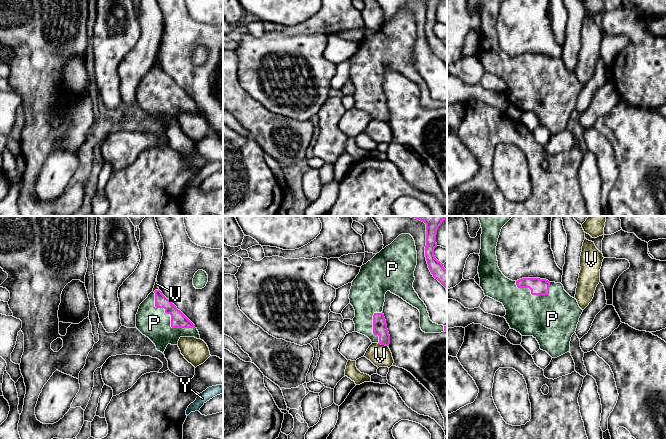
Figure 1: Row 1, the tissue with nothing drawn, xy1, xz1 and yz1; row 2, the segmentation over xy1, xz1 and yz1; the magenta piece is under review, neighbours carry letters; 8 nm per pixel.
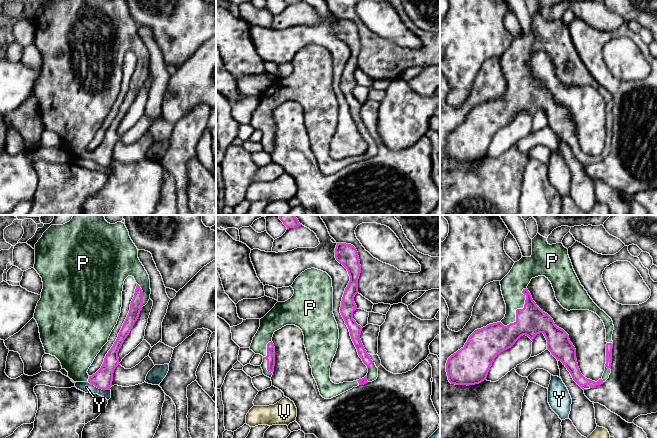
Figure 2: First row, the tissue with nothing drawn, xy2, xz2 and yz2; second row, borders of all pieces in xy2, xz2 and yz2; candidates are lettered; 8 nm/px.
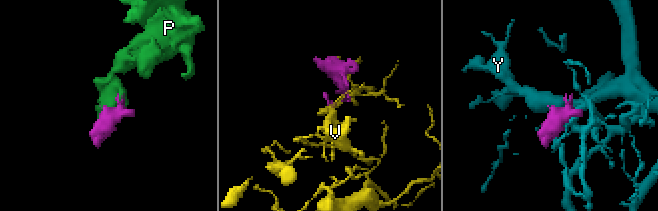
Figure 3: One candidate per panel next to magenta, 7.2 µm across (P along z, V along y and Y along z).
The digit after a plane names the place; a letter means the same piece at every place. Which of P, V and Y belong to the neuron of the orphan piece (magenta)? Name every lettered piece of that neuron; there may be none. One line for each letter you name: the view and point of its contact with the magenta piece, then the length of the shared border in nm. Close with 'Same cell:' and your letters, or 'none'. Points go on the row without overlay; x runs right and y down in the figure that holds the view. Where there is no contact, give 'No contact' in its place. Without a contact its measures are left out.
P: Touches magenta at xy1 (171, 93). Shared border 440 nm
Same cell: P

